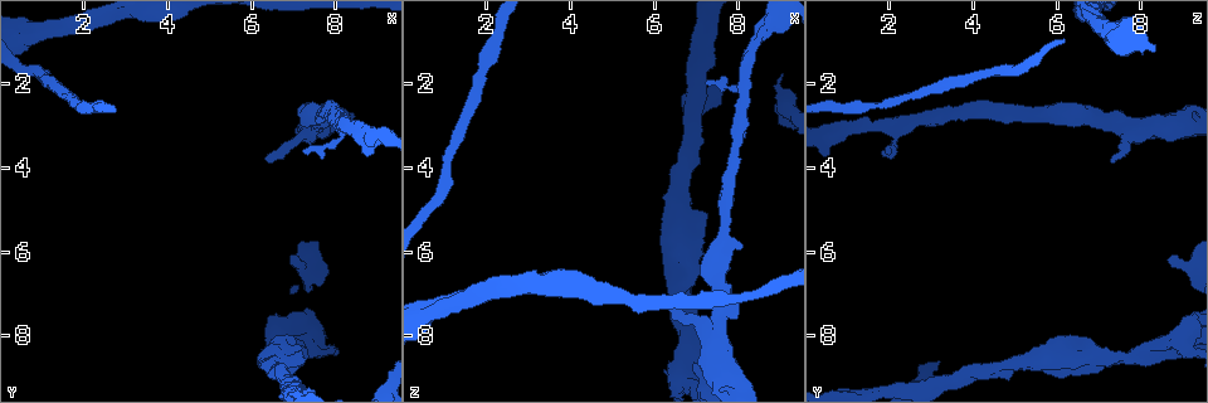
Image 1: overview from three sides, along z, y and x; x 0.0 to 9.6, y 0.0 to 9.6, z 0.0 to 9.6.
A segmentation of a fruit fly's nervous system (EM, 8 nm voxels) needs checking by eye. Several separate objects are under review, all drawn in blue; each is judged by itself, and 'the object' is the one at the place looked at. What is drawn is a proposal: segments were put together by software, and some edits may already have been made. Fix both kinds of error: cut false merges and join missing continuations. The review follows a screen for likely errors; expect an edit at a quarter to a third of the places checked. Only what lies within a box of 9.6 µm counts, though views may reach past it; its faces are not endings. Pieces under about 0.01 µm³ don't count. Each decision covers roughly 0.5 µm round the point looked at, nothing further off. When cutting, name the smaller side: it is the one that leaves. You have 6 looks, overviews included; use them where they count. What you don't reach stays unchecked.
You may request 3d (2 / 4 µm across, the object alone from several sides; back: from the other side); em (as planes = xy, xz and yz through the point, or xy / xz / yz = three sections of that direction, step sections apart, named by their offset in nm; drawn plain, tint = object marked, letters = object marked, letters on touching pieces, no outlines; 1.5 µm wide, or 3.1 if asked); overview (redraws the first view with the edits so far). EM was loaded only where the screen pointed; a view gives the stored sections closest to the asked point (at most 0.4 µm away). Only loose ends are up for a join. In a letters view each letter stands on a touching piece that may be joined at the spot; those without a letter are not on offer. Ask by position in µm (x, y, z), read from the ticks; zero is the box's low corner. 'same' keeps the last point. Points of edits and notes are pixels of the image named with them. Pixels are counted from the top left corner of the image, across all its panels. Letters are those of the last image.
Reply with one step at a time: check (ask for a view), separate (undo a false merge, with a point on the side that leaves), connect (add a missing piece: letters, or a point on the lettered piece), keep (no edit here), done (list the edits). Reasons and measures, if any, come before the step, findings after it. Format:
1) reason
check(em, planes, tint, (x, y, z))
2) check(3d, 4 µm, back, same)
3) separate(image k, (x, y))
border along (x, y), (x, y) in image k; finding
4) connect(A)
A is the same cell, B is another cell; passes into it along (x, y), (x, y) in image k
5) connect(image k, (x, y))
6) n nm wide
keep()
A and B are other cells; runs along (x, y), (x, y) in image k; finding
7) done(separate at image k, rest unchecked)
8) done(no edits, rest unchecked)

free end
check(em, planes, letters, (6.35, 3.80, 7.30))

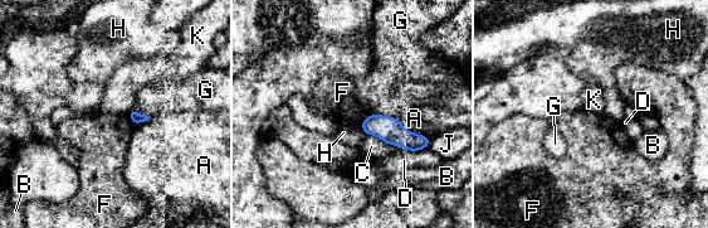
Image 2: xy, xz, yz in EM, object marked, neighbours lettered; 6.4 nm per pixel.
keep()
A, B, C, D, F, G, H, J and K are other cells; border along (126, 115), (136, 125) in image 2; none of them fits

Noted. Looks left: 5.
branch stops here
check(3d, 2 µm, (7.10, 8.65, 5.00))

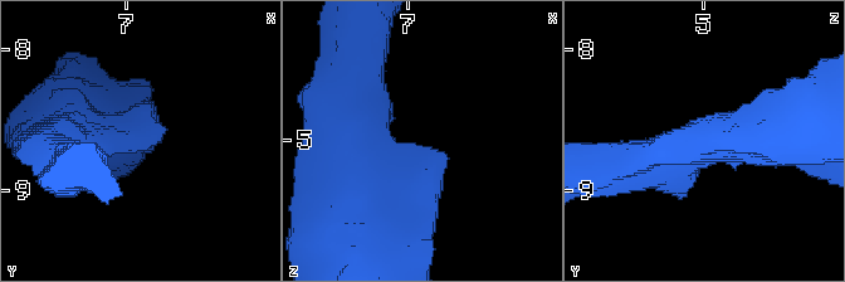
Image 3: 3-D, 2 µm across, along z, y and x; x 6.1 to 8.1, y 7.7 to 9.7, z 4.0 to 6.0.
shape alone is not enough
check(em, planes, plain, (7.06, 8.70, 5.00))

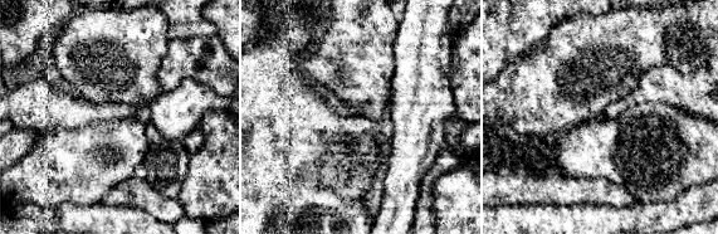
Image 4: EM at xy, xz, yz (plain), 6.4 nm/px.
check(em, planes, letters, same)

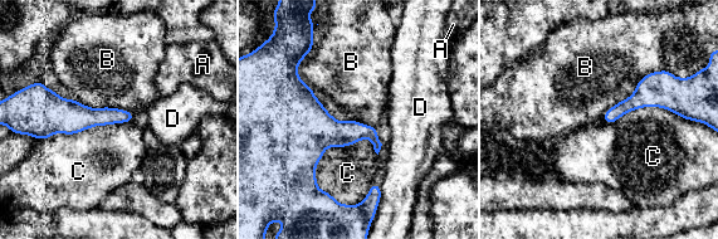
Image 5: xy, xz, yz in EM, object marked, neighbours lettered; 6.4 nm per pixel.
keep()
A, B, C and D are other cells; no lettered piece goes on from it

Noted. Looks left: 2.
done(no edits, rest unchecked)

